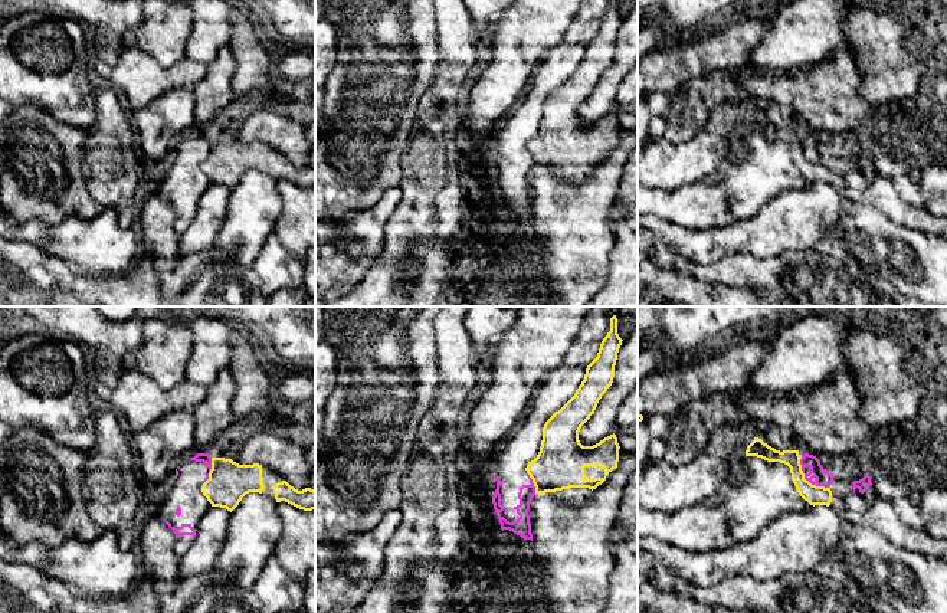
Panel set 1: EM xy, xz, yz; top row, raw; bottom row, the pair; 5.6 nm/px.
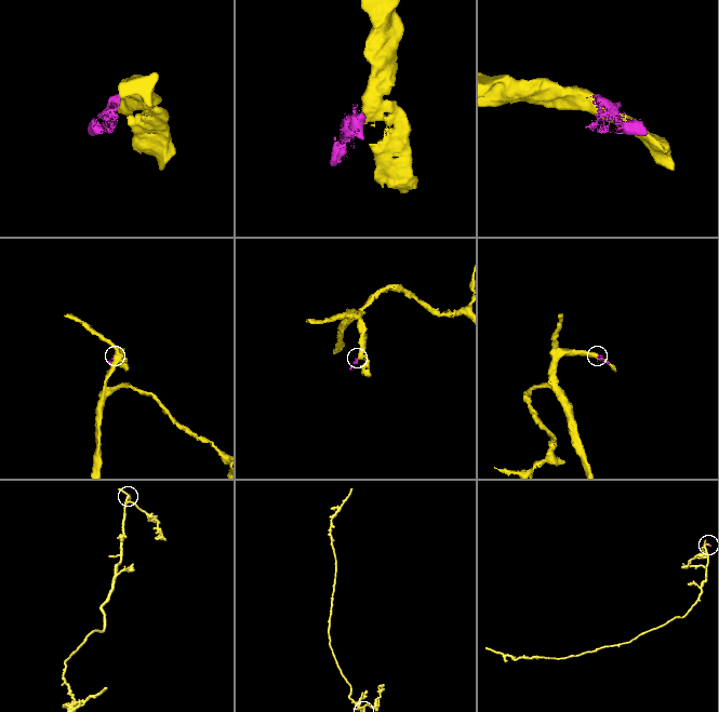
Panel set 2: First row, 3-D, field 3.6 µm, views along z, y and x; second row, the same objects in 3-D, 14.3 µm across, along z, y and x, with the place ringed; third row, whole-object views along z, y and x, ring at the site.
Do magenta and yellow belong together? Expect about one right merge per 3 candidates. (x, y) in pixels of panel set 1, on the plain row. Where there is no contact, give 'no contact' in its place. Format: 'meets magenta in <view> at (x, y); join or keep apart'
meets magenta in yz at (805, 154); keep apart

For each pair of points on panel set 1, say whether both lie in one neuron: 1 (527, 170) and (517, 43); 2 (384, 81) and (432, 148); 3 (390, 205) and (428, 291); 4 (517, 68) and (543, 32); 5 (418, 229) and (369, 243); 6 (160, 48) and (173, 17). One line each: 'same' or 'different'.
1: different
2: different
3: different
4: same
5: different
6: same

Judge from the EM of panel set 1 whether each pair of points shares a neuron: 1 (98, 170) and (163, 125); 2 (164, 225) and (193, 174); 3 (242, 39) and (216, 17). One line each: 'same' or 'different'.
1: different
2: different
3: different

